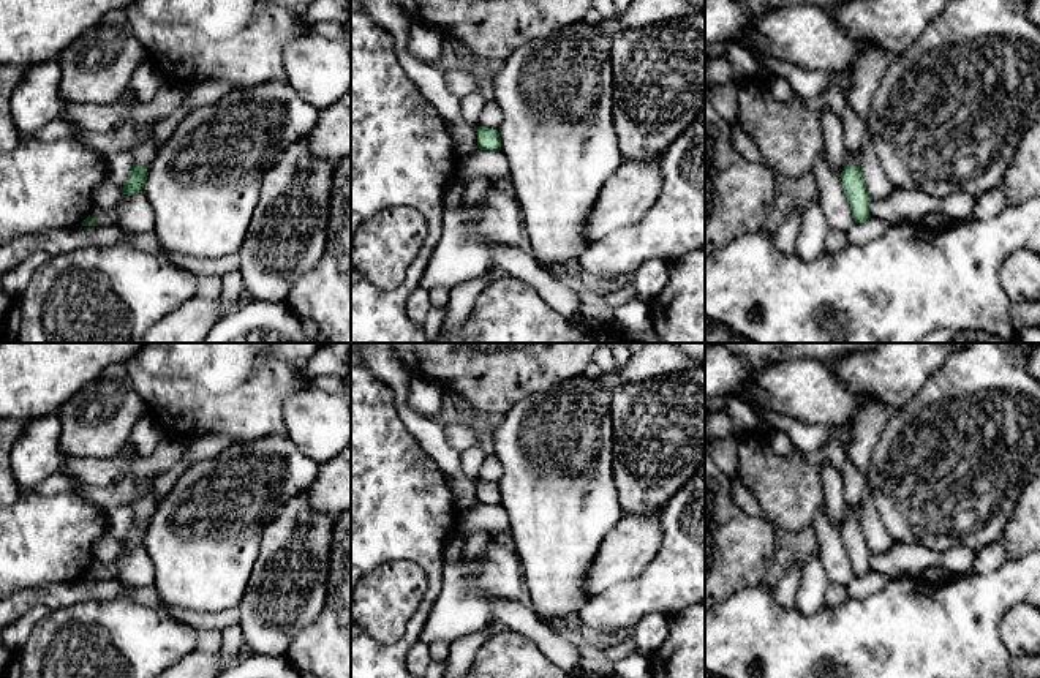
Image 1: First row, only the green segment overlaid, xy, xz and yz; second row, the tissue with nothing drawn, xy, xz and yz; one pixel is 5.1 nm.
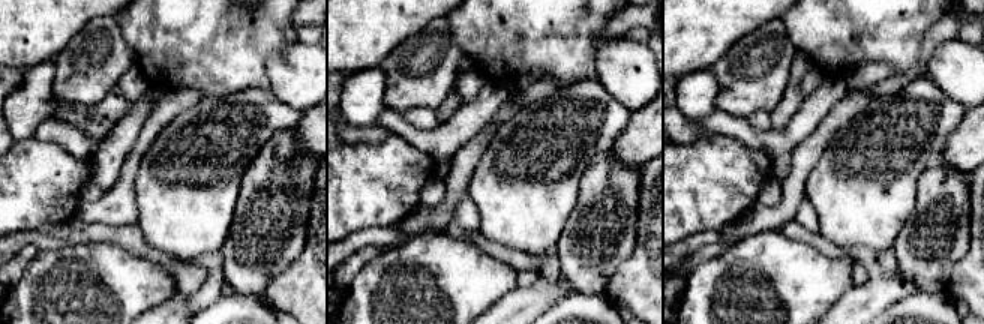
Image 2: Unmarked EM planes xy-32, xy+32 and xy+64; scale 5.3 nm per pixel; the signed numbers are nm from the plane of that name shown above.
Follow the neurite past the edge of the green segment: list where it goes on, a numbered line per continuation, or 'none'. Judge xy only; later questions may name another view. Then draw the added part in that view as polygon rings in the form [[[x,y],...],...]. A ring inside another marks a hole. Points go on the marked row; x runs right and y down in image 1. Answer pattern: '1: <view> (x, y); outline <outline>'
1: xy (144, 155); outline [[[150,136],[147,141],[144,141],[134,152],[134,166],[142,166],[144,169],[150,171],[150,166],[155,160],[155,156],[160,152],[160,145],[156,141]]]

